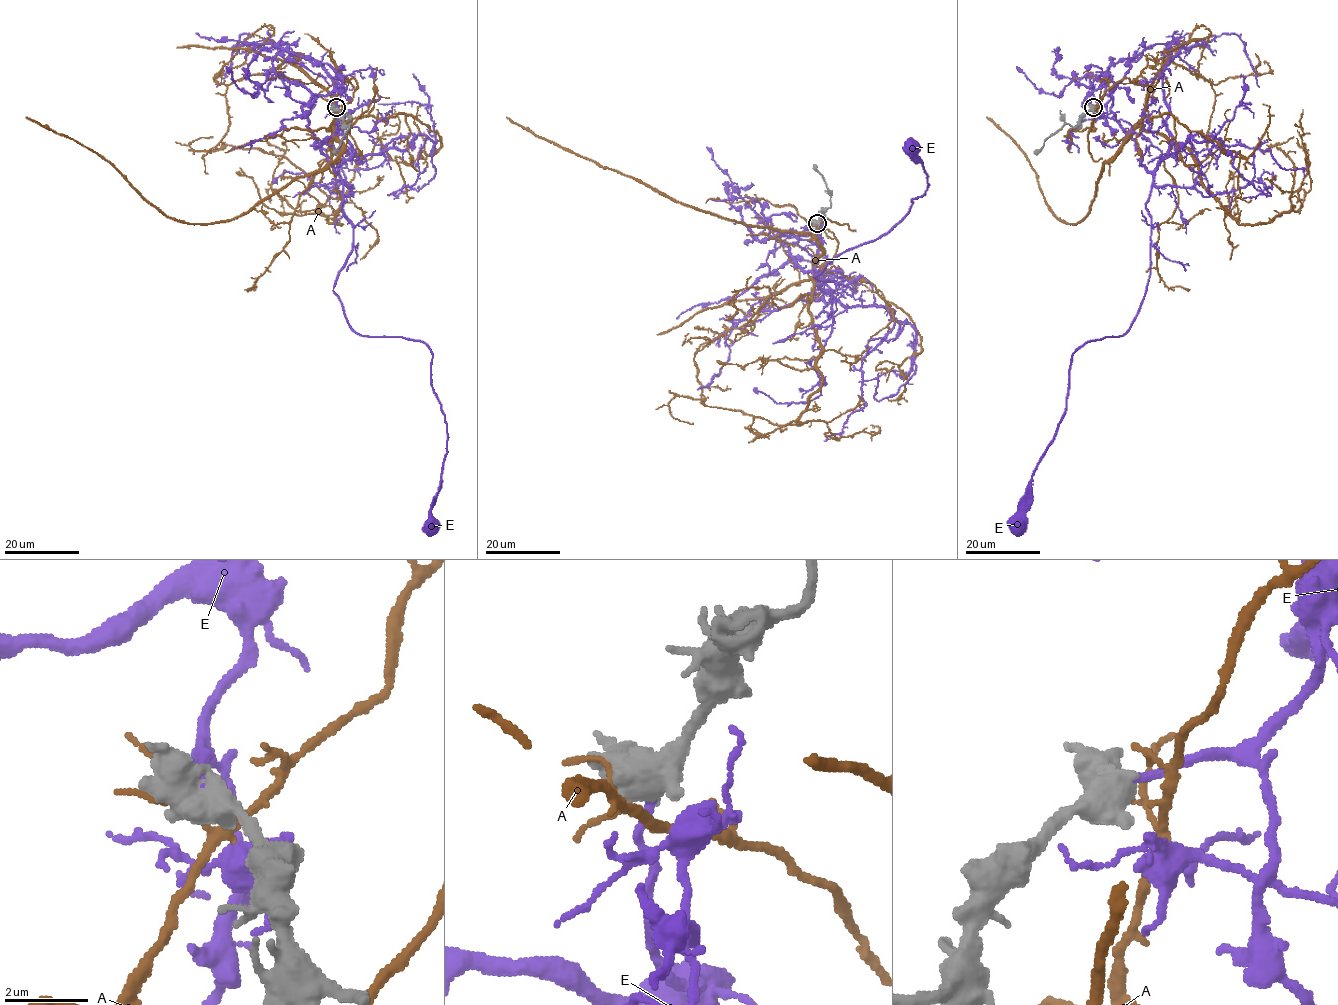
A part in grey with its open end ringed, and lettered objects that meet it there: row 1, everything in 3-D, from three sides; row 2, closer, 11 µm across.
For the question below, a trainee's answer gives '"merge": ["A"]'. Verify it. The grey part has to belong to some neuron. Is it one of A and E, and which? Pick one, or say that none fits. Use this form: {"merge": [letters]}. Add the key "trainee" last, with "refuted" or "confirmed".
{"merge": ["E"], "trainee": "refuted"}

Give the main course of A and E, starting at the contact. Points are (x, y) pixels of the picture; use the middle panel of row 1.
A: (812, 222), (838, 243), (820, 268), (822, 277), (814, 264), (822, 247), (809, 234), (699, 211), (506, 117)
E: (816, 223), (822, 292), (822, 276), (833, 281), (813, 276), (840, 254), (884, 235), (926, 189), (912, 146)

